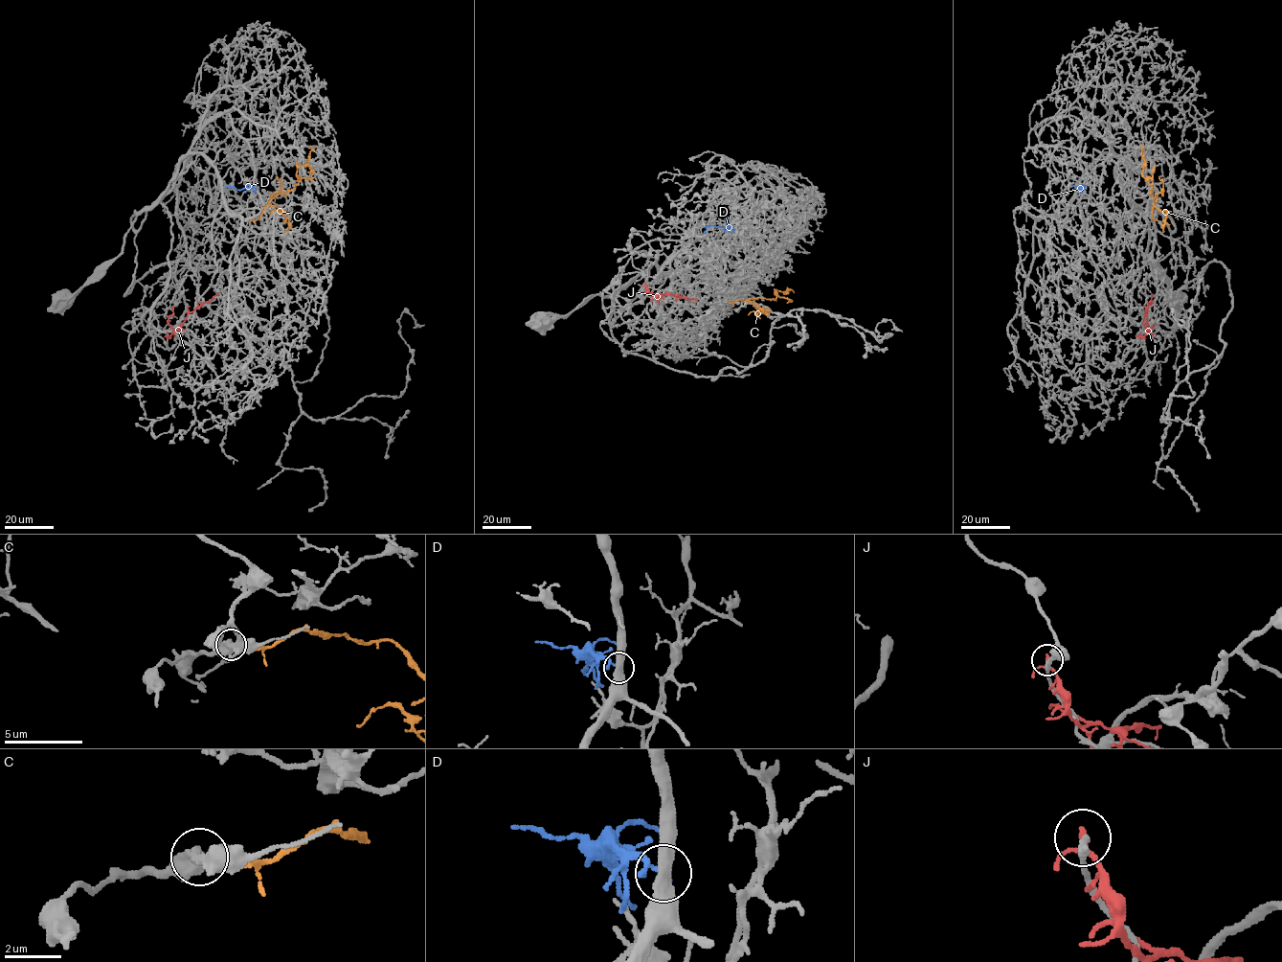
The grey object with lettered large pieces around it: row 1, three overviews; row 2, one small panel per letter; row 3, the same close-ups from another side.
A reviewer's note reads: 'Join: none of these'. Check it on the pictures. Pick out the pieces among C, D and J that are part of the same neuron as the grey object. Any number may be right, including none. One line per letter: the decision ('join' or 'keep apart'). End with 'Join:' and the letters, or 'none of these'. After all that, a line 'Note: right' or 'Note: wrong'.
C: keep apart
D: keep apart
J: keep apart
Join: none of these
Note: right

